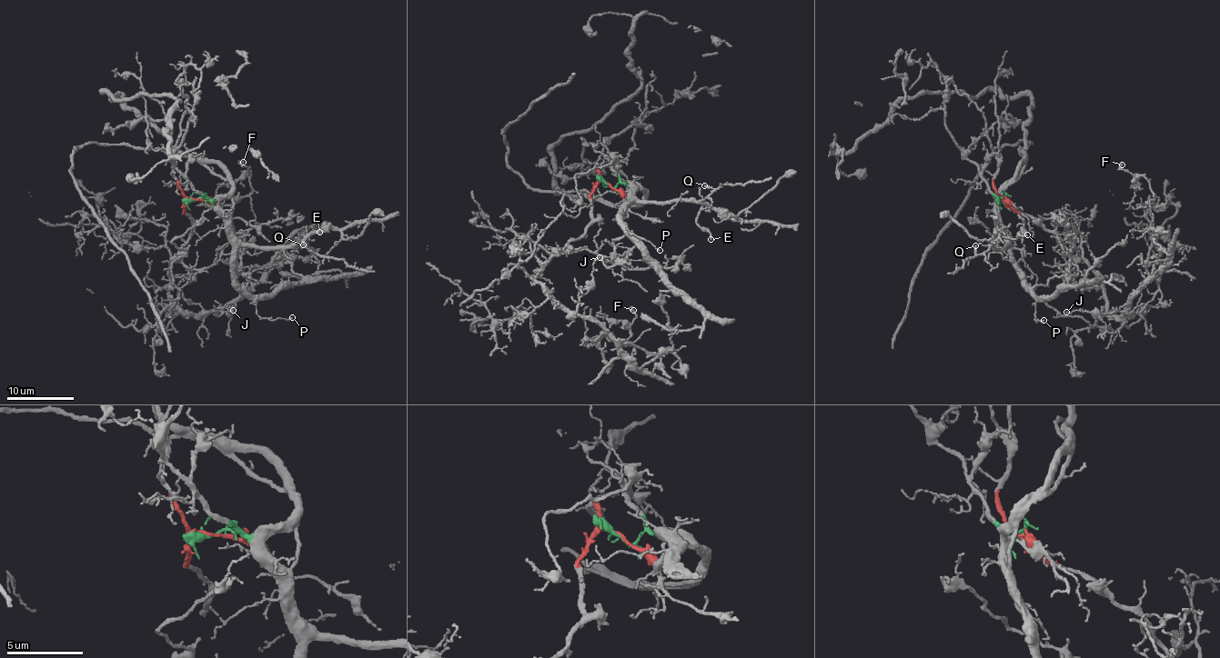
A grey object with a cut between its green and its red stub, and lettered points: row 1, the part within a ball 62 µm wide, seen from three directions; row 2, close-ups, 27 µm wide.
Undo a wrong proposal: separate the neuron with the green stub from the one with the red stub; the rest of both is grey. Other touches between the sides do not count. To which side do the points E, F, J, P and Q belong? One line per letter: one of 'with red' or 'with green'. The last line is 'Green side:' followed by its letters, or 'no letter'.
E: with green
F: with red
J: with red
P: with green
Q: with green
Green side: E, P, Q

